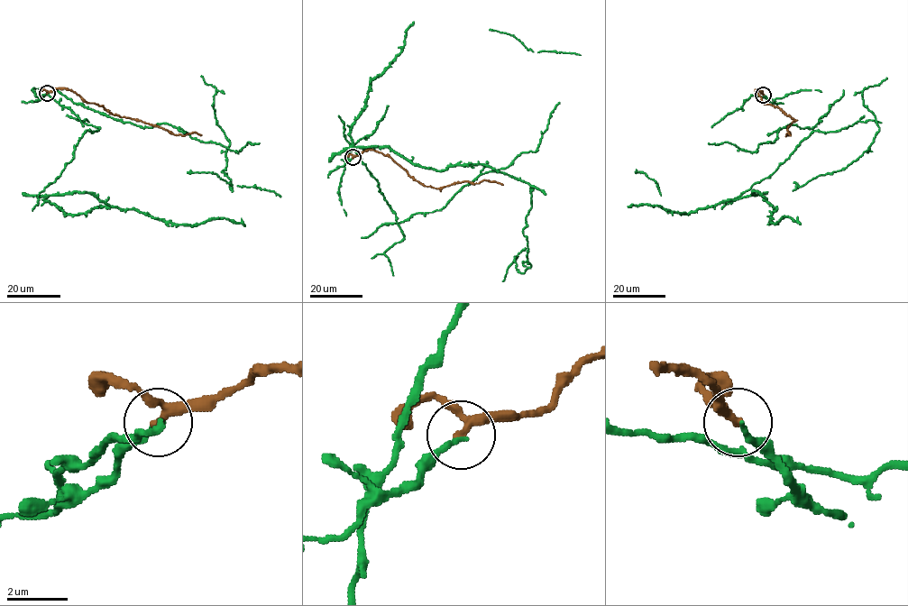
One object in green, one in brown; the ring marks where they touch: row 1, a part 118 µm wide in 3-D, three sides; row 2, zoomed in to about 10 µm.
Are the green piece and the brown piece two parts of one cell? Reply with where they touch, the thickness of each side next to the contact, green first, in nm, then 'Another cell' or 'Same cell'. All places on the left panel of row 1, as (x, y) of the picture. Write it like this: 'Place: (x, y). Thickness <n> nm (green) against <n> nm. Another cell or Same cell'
Place: (47, 93). Thickness 190 nm (green) against 240 nm. Same cell

